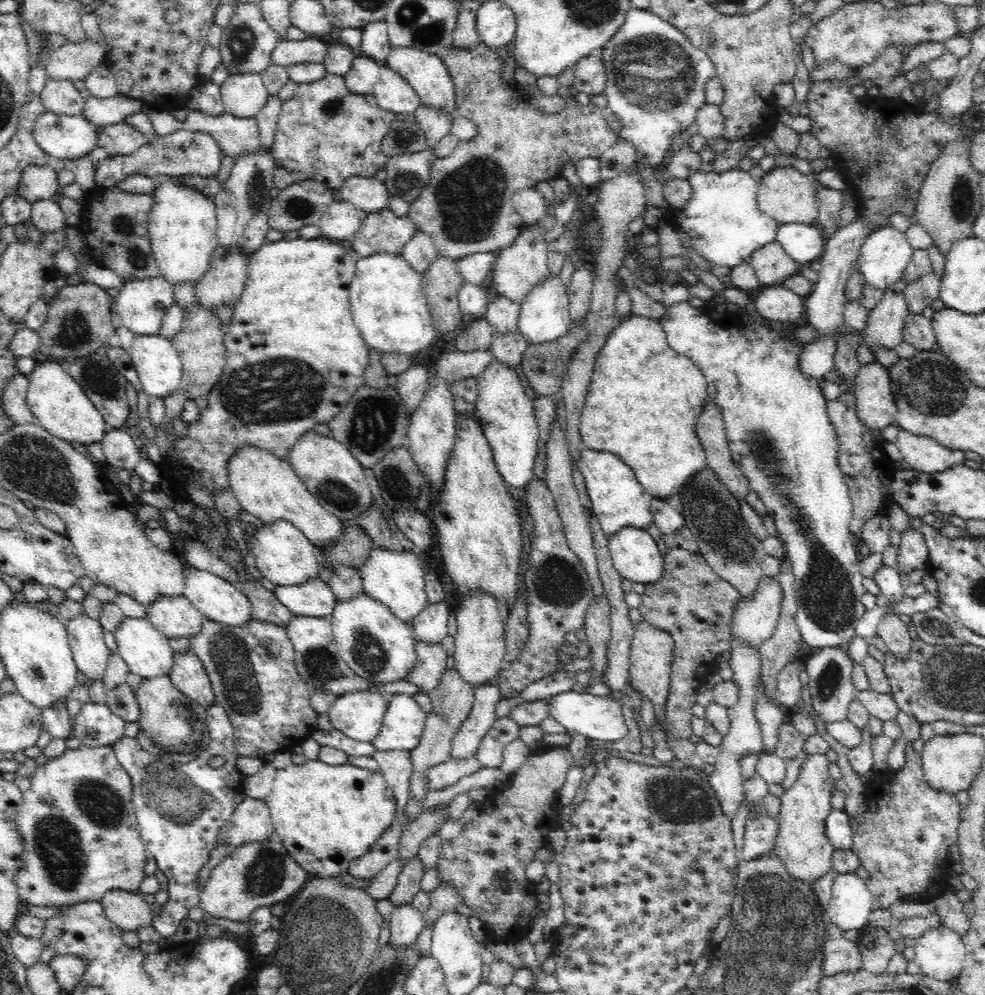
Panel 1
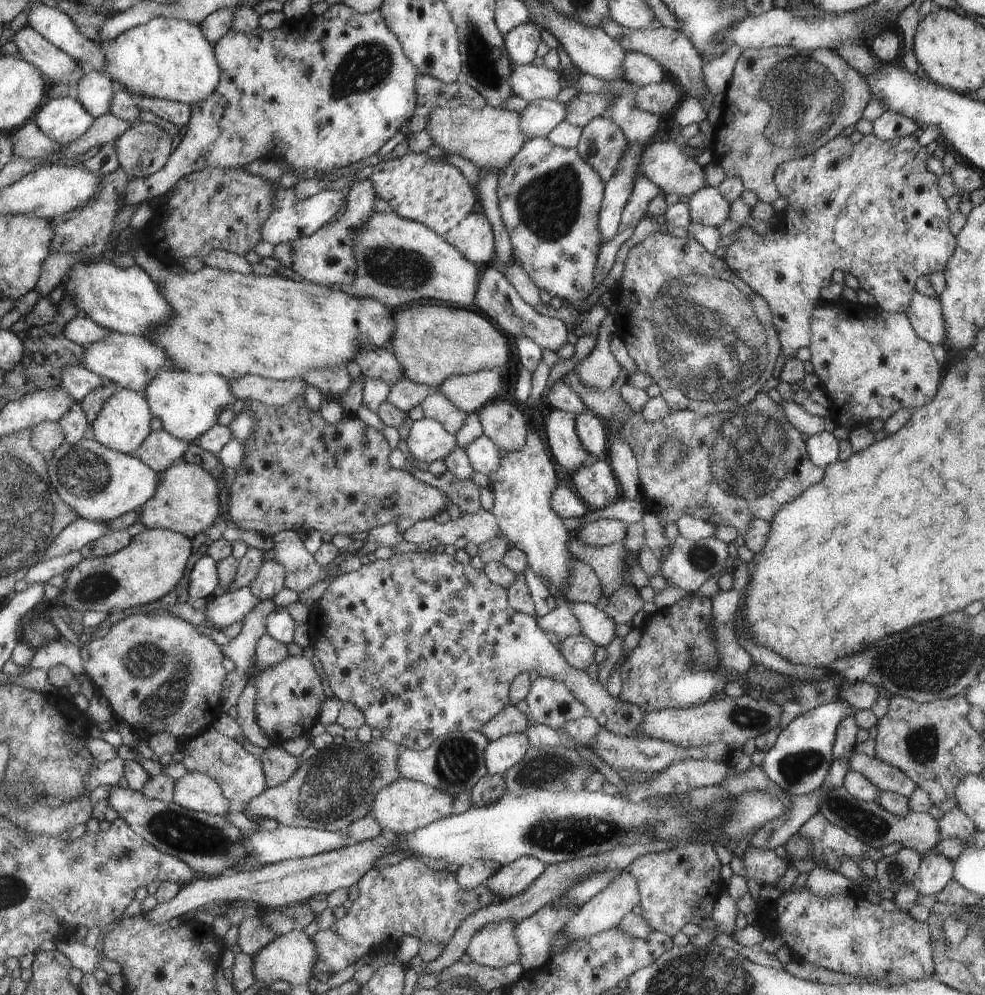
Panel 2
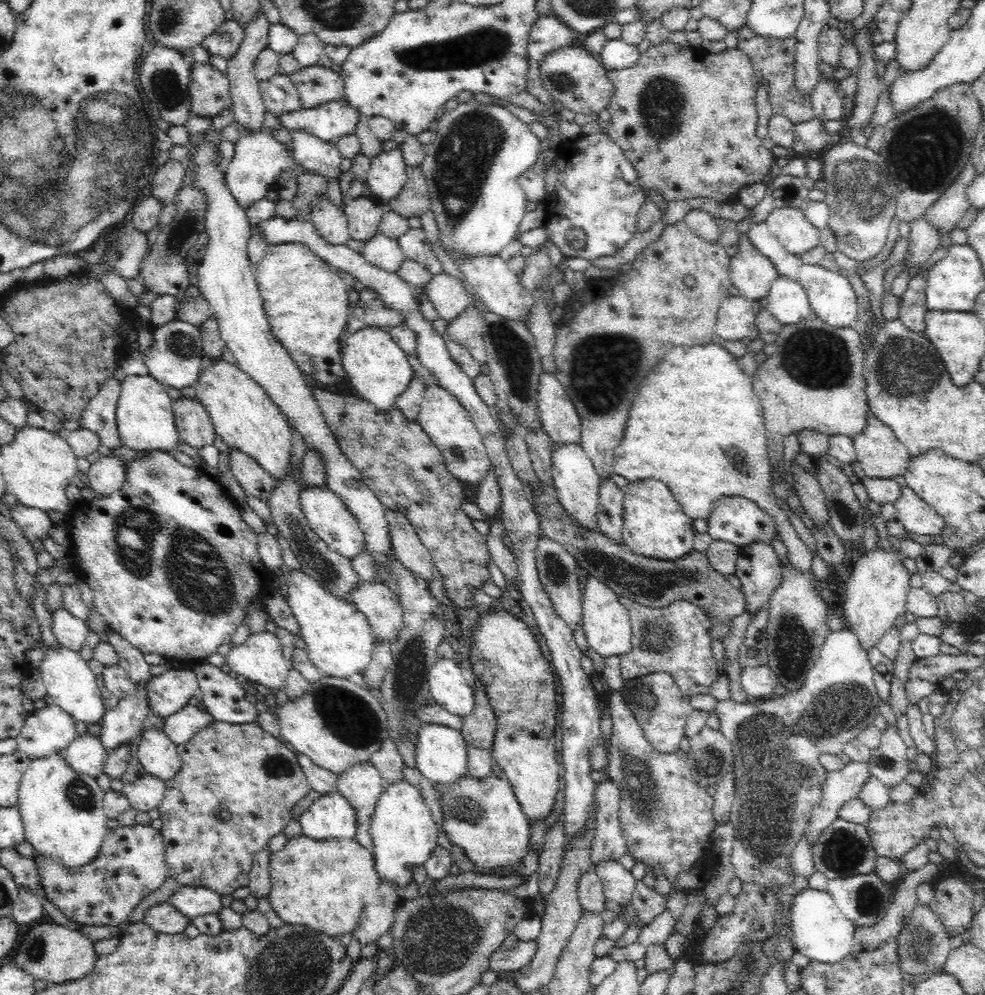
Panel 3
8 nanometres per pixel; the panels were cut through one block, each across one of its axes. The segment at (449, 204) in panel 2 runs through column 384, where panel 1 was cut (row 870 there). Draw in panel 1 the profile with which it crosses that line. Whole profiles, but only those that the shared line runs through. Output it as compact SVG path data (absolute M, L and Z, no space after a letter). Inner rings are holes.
M216 700L206 709L209 746L186 764L168 762L150 754L135 737L126 736L110 745L132 782L131 802L140 840L145 850L154 856L156 870L167 878L168 899L149 923L162 941L173 936L190 909L199 906L199 896L203 891L200 886L204 885L199 882L198 874L208 862L210 851L218 846L219 832L238 805L234 796L240 791L243 774L236 766L236 742L231 720ZM214 756L224 756L226 761L220 767L212 767L208 761Z

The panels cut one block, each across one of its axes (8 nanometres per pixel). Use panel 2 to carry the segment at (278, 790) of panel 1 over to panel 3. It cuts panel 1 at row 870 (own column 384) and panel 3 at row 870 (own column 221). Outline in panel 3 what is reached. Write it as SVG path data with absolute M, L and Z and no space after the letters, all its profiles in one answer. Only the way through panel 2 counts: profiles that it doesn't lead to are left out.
M301 834L290 837L283 848L271 853L271 905L290 924L308 925L338 938L358 927L366 903L379 890L379 874L374 857L355 837L314 840Z

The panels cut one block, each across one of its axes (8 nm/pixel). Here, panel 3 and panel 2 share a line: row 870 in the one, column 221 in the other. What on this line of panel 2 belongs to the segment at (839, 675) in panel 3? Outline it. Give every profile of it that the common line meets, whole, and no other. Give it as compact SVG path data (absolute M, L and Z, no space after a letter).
M209 728L204 733L196 734L192 739L184 740L181 763L187 771L197 771L210 776L221 789L222 795L231 802L245 804L267 788L265 776L261 772L259 758L251 756L235 740L219 734Z

